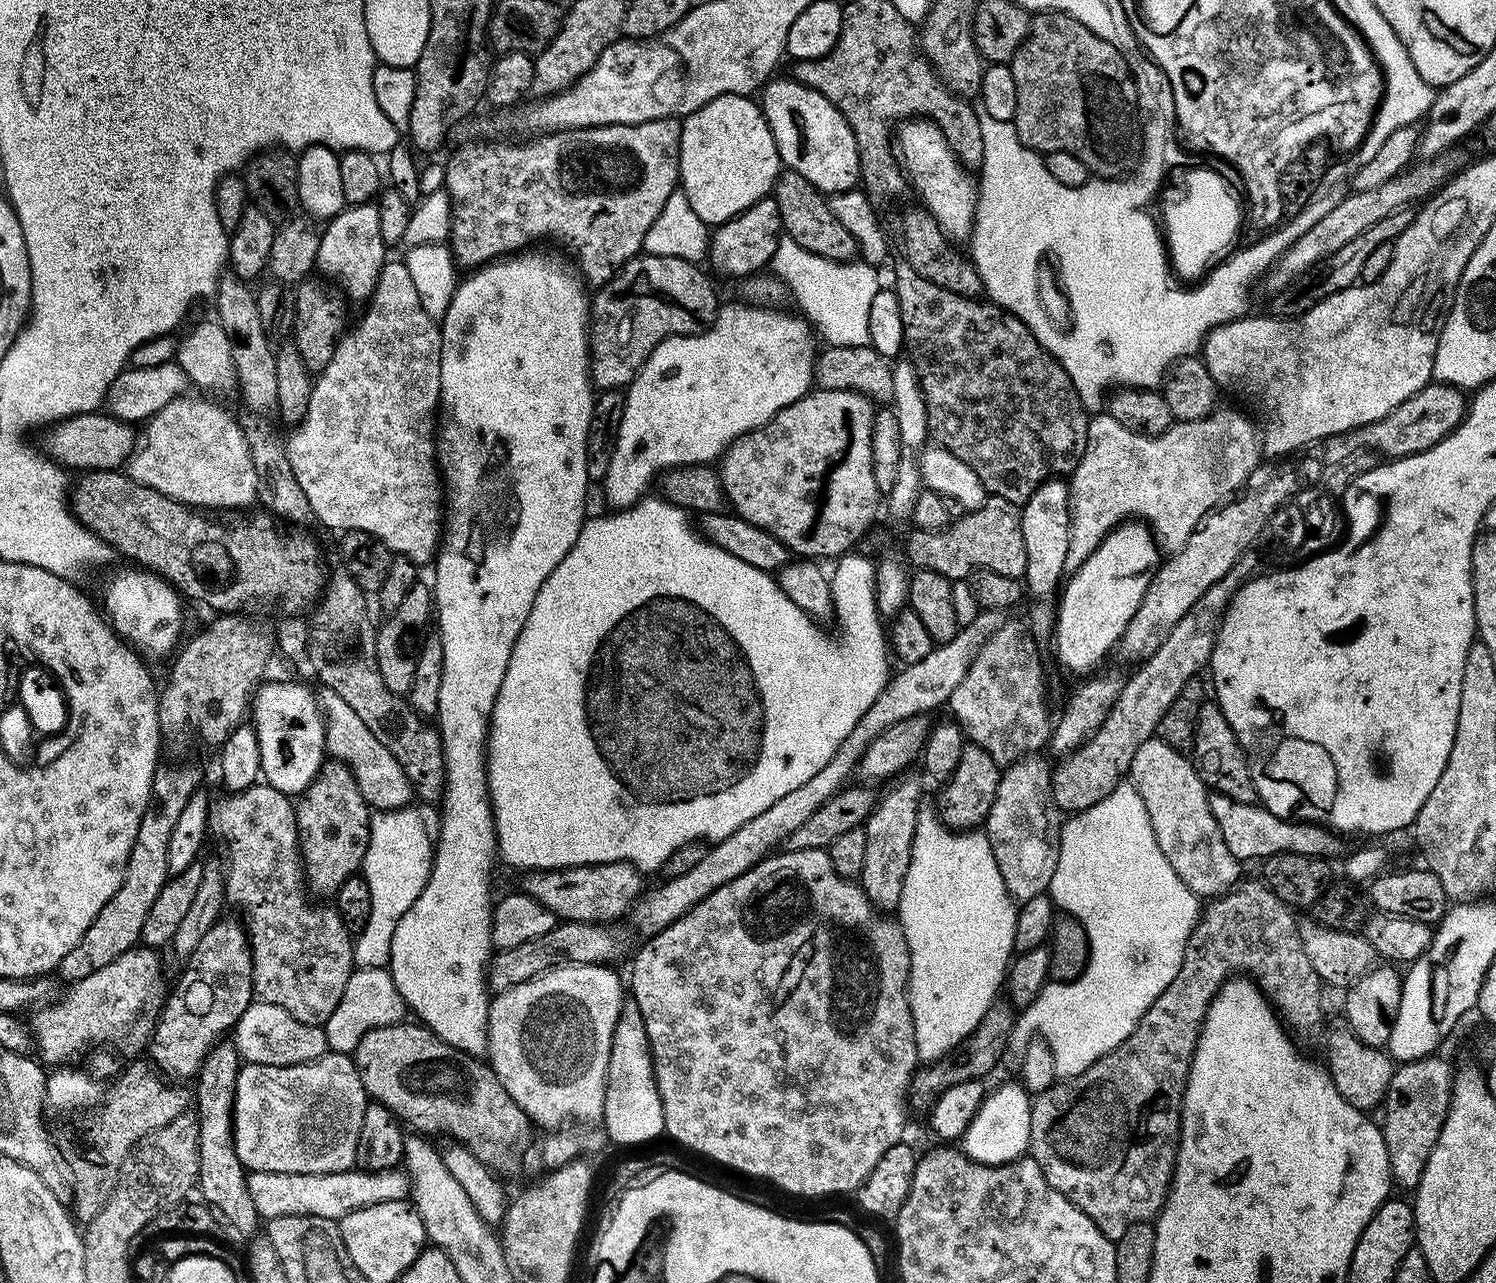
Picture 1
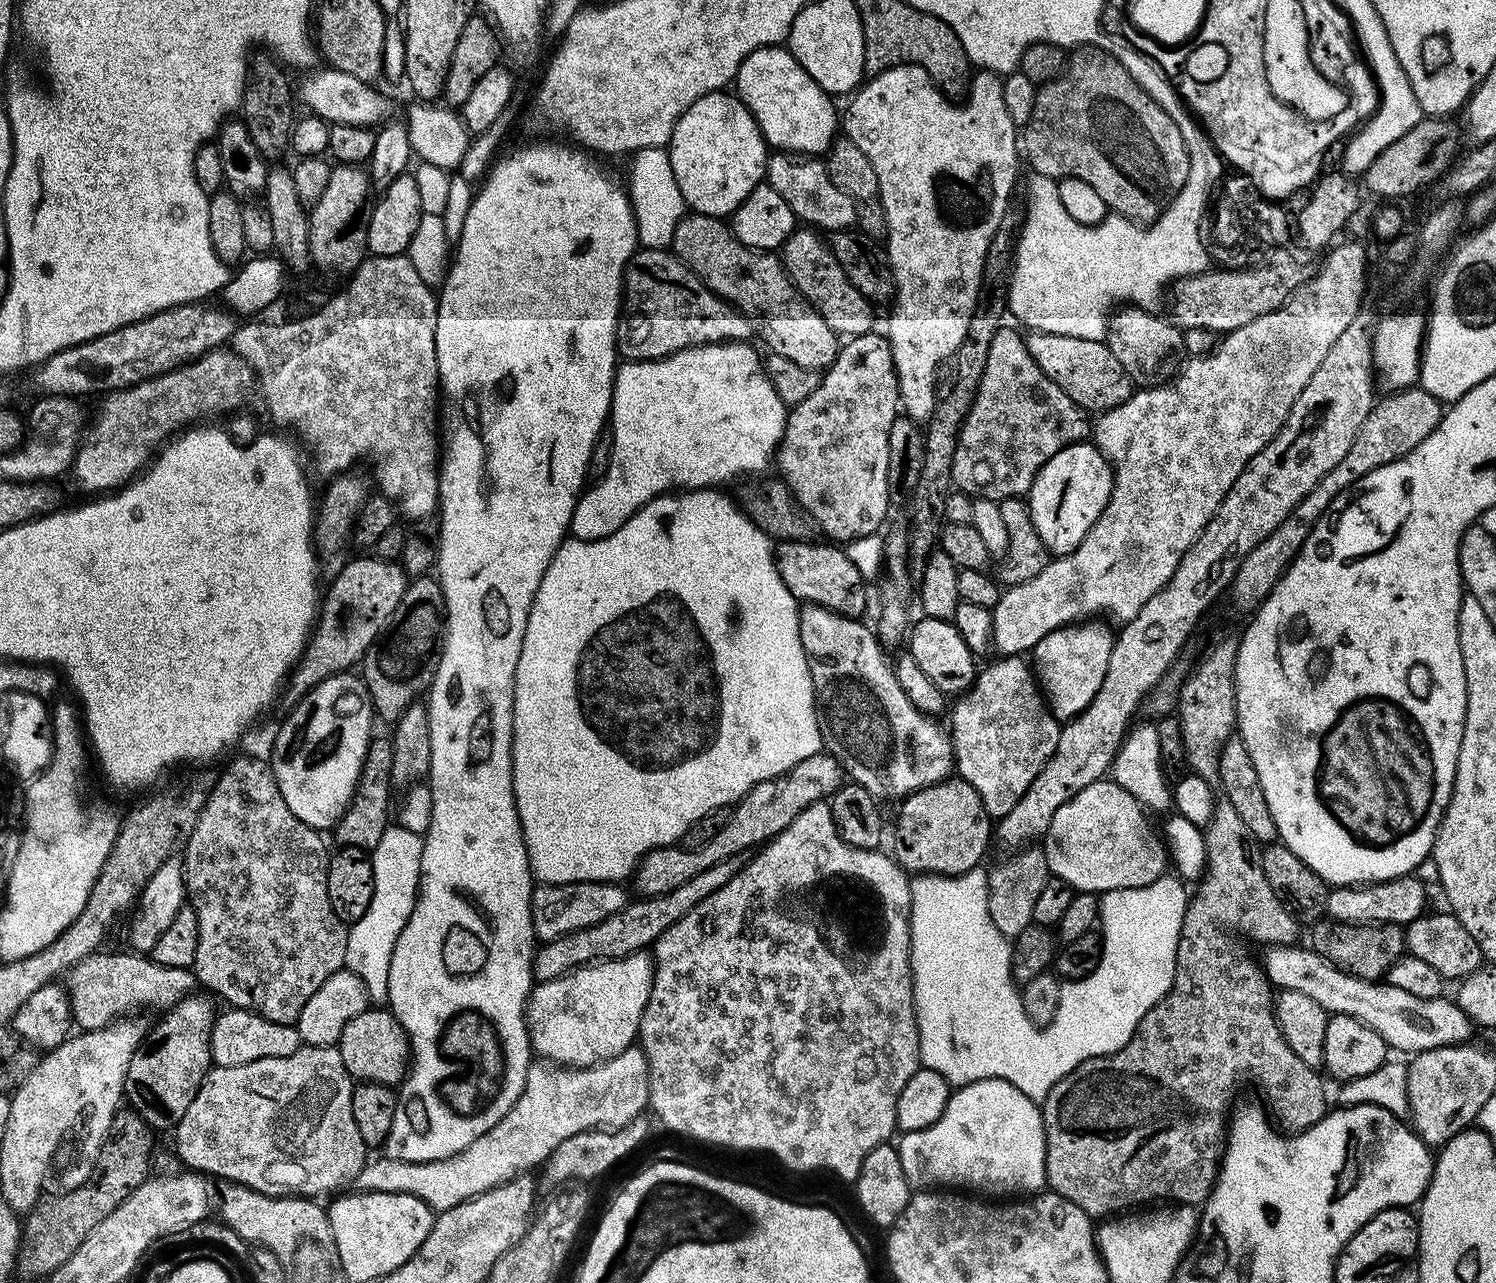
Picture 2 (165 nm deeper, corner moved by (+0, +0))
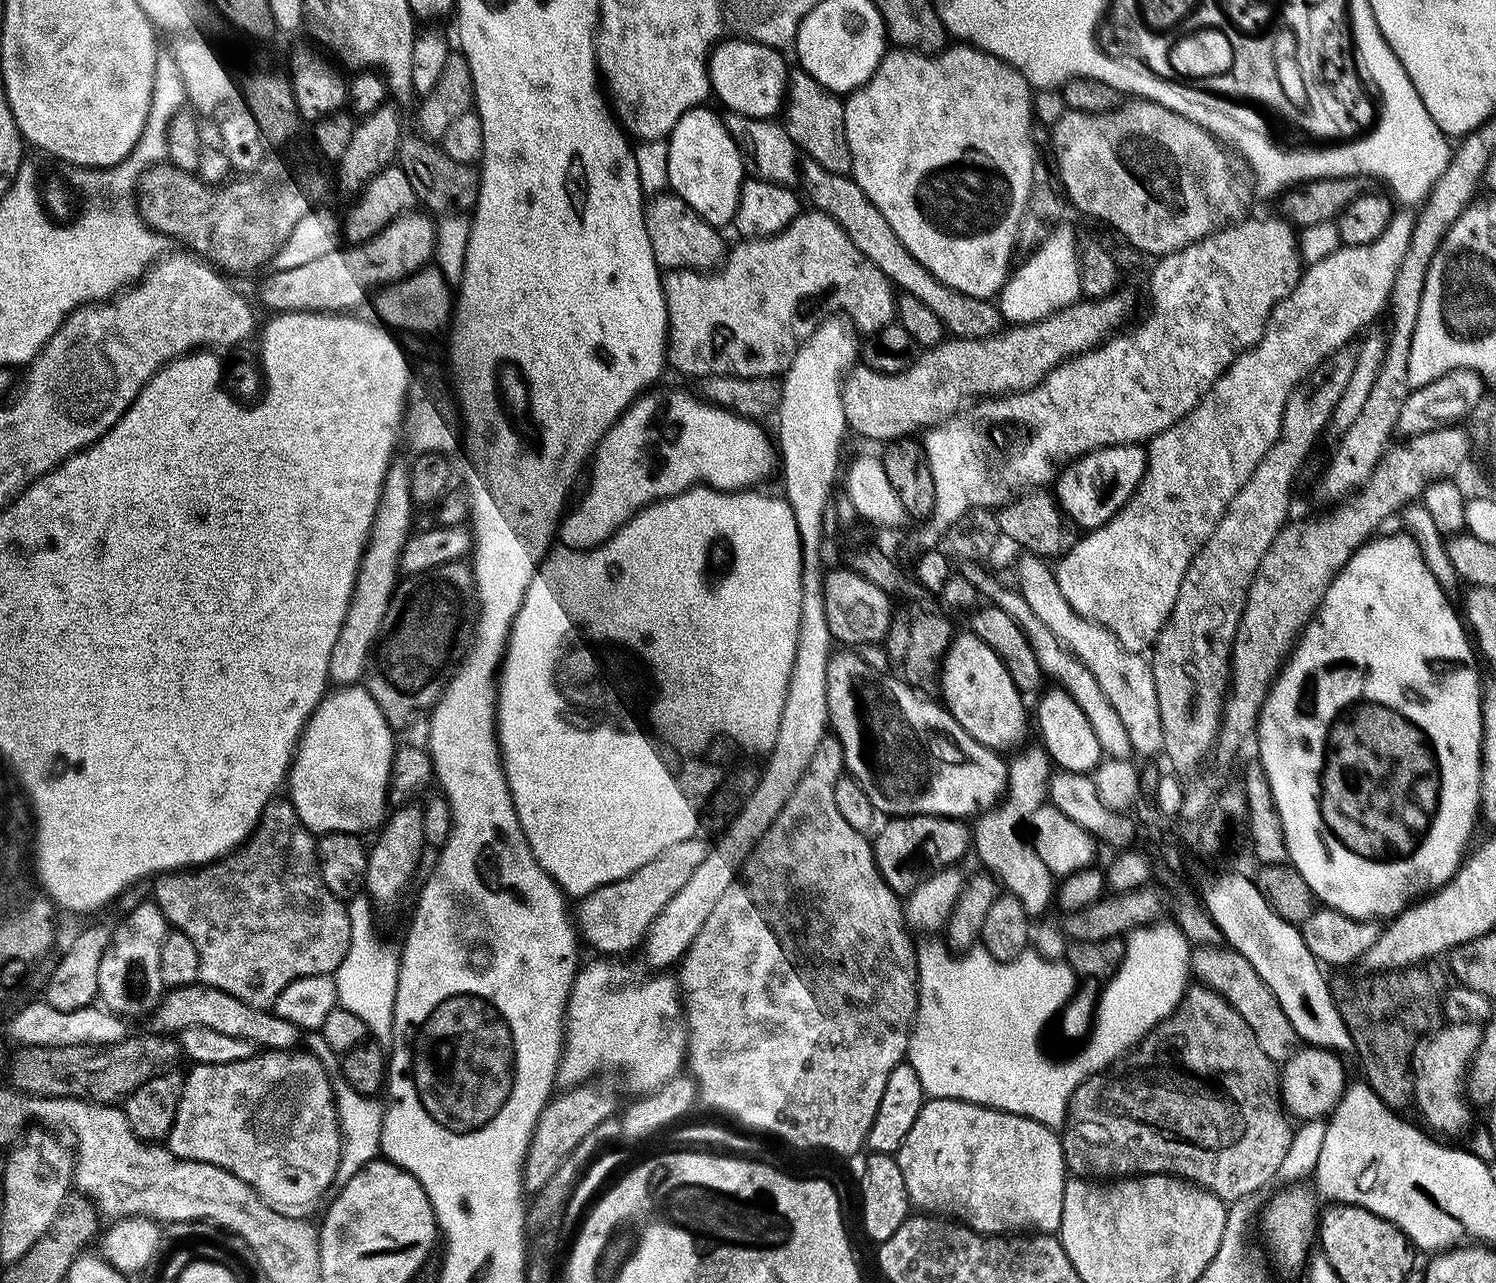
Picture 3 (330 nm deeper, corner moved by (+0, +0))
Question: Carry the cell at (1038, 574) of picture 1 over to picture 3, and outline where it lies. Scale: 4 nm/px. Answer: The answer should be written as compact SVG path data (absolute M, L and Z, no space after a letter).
M1115 444L1109 448L1087 452L1085 456L1071 461L1055 477L1056 503L1060 505L1061 513L1077 529L1100 528L1136 493L1147 465L1148 453L1140 444Z

